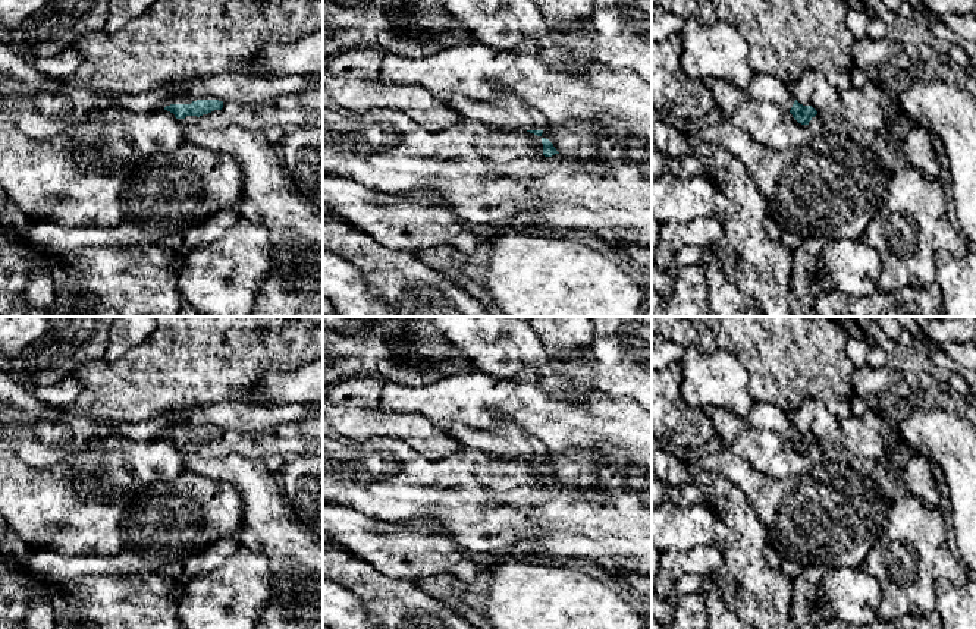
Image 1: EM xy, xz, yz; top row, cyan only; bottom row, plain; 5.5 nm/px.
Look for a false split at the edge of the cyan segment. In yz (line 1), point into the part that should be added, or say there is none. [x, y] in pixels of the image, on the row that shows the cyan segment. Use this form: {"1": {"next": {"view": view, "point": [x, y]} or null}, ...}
{"1": {"next": {"view": "yz", "point": [763, 87]}}}

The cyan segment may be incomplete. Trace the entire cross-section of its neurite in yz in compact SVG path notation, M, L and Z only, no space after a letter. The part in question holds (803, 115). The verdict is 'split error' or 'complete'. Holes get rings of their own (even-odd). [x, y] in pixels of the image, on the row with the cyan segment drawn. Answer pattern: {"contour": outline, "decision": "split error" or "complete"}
{"contour": "M766 73L754 75L746 91L759 101L771 101L784 111L790 111L793 117L801 123L809 122L817 114L812 106L800 104L791 94L791 87L781 82L778 78Z", "decision": "split error"}

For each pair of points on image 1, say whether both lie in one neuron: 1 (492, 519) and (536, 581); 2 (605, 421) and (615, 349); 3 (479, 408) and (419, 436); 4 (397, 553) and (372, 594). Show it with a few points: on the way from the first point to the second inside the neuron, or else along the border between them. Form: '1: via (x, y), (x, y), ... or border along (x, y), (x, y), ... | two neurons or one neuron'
1: border along (520, 553), (532, 556) | two neurons
2: border along (599, 393), (609, 398) | two neurons
3: border along (404, 414), (420, 414), (448, 434) | two neurons
4: border along (354, 554), (369, 562), (383, 575), (416, 582) | two neurons

